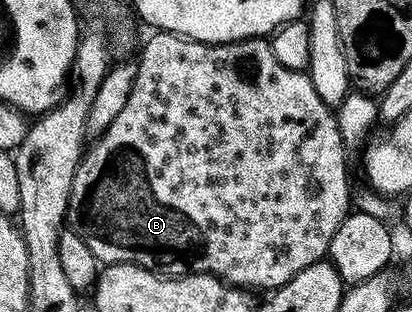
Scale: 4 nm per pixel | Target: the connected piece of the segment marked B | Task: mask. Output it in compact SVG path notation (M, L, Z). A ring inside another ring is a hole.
M157 31L152 35L154 37L141 49L141 61L139 60L139 64L137 65L137 77L133 81L131 99L127 99L127 104L123 107L123 111L119 111L119 115L115 115L115 123L111 123L111 127L107 127L105 134L96 138L88 146L88 149L82 156L81 162L77 165L77 174L73 180L71 195L69 196L69 211L67 214L68 228L77 233L79 239L83 239L83 243L87 243L87 247L91 247L91 251L97 257L98 262L104 263L105 265L118 265L118 263L138 265L139 267L151 269L154 273L160 273L166 277L186 277L189 273L210 273L212 277L219 277L222 281L227 281L230 285L236 285L246 291L254 291L253 289L274 291L280 289L293 276L298 275L304 268L311 267L312 264L322 260L328 254L329 248L331 247L331 239L335 239L335 233L339 231L339 227L351 212L351 195L349 199L349 165L345 162L347 150L341 138L339 127L337 126L334 110L327 103L323 103L323 99L319 99L319 95L315 91L315 83L311 83L308 72L299 69L288 69L287 67L283 67L283 63L279 63L279 59L275 59L273 46L268 40L260 37L251 37L247 41L232 41L226 45L208 45L202 41L193 41L190 37L182 37L180 33Z

